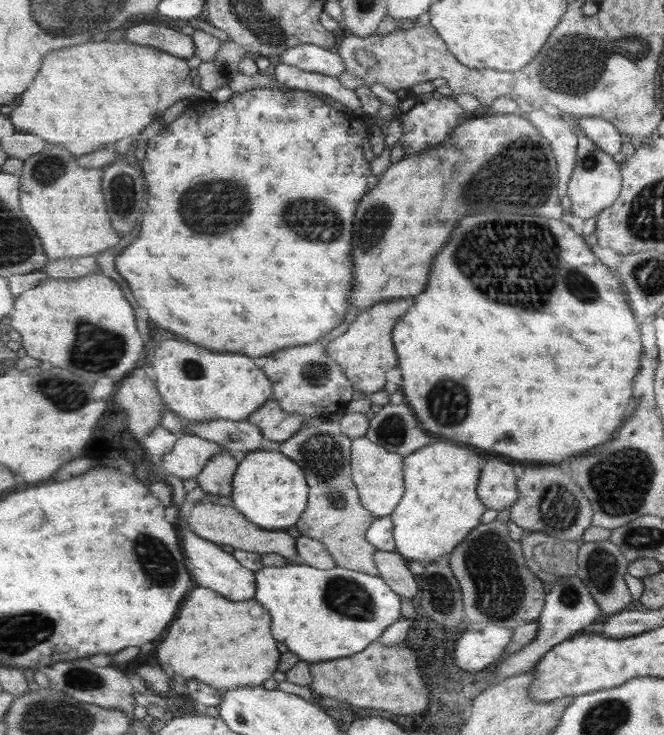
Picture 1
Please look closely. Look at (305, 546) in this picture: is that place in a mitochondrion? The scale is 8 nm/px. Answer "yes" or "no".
no

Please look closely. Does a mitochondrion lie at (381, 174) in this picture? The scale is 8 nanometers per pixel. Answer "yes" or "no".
no

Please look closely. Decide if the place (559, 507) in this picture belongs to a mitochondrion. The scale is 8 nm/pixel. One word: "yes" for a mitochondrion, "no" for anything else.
yes

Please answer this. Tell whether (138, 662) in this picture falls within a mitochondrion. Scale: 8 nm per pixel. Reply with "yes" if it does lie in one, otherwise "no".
no

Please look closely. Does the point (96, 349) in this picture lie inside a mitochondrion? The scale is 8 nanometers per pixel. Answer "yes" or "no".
yes

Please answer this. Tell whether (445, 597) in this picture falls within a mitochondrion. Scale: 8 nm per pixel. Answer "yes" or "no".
yes

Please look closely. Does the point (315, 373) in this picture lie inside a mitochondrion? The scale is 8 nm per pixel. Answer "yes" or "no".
yes

